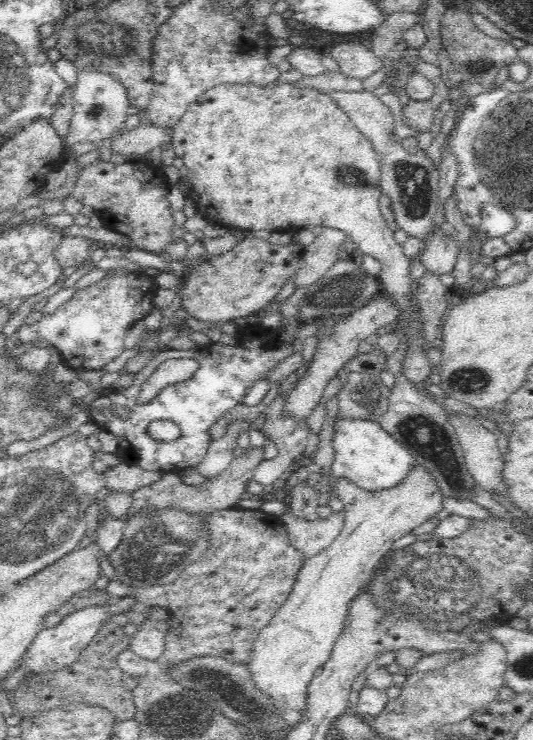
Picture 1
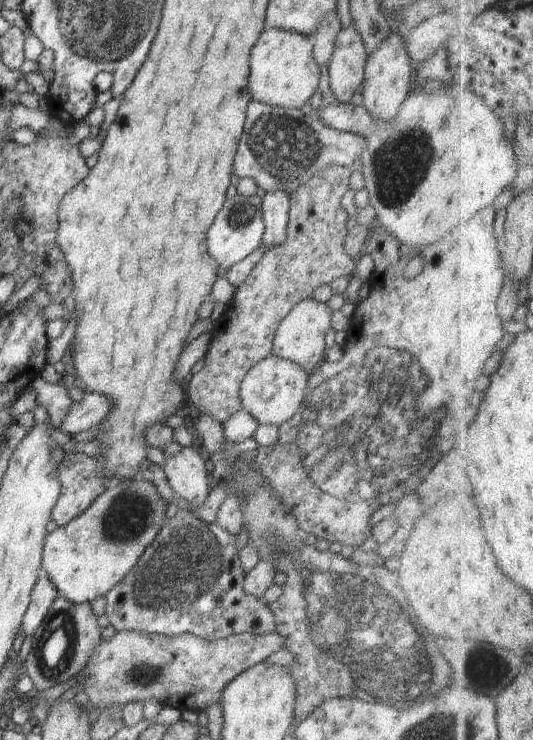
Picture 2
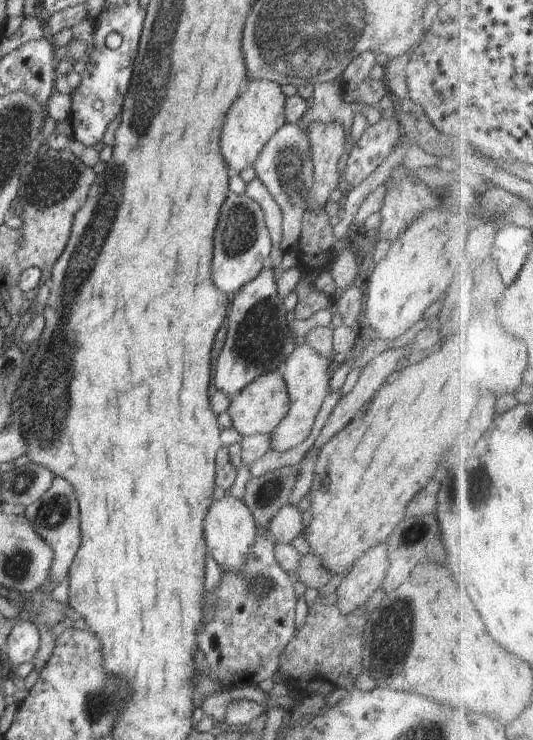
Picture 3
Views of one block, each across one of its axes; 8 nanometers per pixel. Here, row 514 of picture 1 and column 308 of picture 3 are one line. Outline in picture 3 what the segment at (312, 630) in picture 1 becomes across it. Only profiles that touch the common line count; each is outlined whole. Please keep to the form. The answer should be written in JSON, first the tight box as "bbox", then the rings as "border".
{"bbox":[269,342,334,452],"border":[[[306,342],[301,346],[296,346],[290,353],[281,372],[290,399],[288,414],[269,434],[271,440],[270,450],[284,452],[306,440],[314,424],[314,418],[320,412],[324,398],[329,394],[328,382],[333,369],[331,367],[334,367],[331,363]]]}

